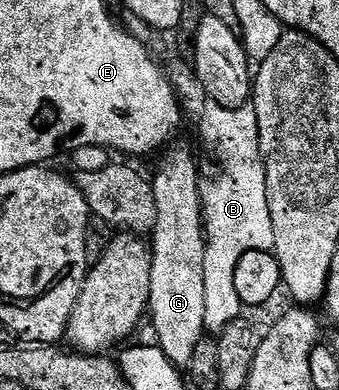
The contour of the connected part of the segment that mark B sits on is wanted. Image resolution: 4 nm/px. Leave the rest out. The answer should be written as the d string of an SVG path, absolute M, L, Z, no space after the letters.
M208 105L200 119L200 135L220 166L220 175L213 177L212 187L204 185L200 188L206 232L204 330L219 333L241 318L242 304L238 293L234 293L234 269L238 269L242 253L272 251L274 221L270 221L270 205L266 197L266 165L262 161L258 141L258 117L252 106Z

